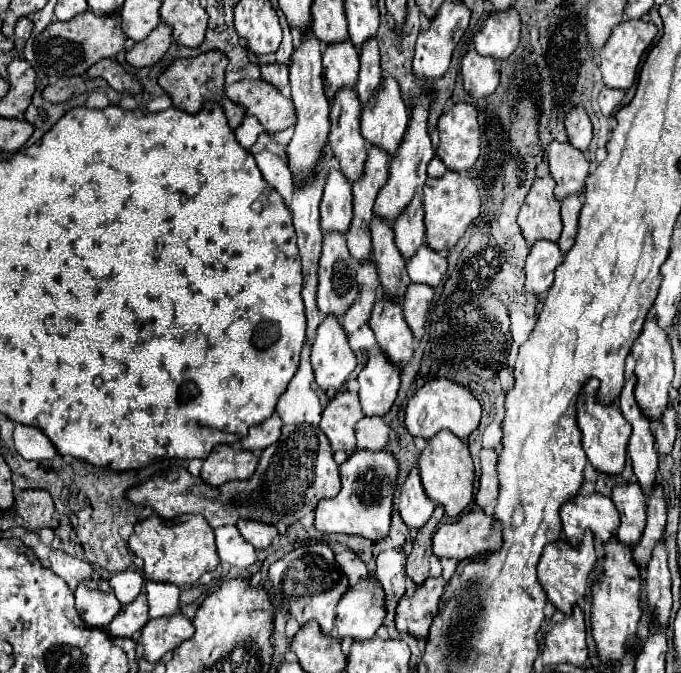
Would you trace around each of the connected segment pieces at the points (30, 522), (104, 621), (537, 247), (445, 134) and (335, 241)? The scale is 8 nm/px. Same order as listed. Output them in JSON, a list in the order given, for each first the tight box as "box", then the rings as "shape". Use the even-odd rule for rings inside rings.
[{"box":[15,490,59,530],"shape":[[[45,490],[23,492],[23,496],[17,498],[15,524],[17,526],[25,526],[29,530],[39,530],[43,526],[57,528],[59,520],[57,520],[57,514],[55,514],[55,506],[53,506],[51,494],[45,492]]]},{"box":[75,580,121,628],"shape":[[[85,580],[75,590],[75,606],[91,628],[107,628],[121,604],[107,580]]]},{"box":[525,242,563,296],"shape":[[[535,242],[525,260],[525,290],[535,296],[545,294],[553,286],[553,272],[561,260],[563,254],[555,242]]]},{"box":[437,104,481,172],"shape":[[[455,104],[439,118],[437,130],[441,138],[437,156],[453,172],[469,170],[481,150],[477,110],[471,104]]]},{"box":[317,232,359,318],"shape":[[[329,232],[323,236],[323,254],[319,262],[319,290],[317,290],[317,306],[323,316],[337,316],[341,318],[347,308],[353,304],[353,300],[359,296],[359,284],[355,280],[359,264],[349,256],[347,240],[343,234]]]}]

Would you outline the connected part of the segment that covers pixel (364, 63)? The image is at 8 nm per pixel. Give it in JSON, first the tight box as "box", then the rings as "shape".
{"box":[357,38,383,104],"shape":[[[375,38],[365,42],[365,46],[361,46],[359,58],[361,58],[361,70],[359,70],[359,82],[357,82],[357,96],[361,104],[365,104],[383,82],[383,72],[379,66],[379,48]]]}

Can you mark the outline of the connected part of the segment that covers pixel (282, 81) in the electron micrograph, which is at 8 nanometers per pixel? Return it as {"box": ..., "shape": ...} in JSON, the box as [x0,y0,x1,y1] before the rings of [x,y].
{"box":[261,64,289,90],"shape":[[[265,64],[265,66],[261,66],[261,78],[265,82],[273,84],[279,90],[289,84],[287,82],[287,72],[289,72],[289,68],[285,64]]]}

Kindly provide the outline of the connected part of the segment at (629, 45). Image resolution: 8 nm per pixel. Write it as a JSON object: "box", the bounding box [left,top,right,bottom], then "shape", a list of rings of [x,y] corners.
{"box":[599,20,657,90],"shape":[[[625,20],[621,24],[617,24],[609,36],[609,40],[605,42],[601,54],[599,54],[599,68],[603,74],[603,82],[609,88],[621,88],[627,90],[633,86],[635,82],[635,74],[637,74],[637,66],[641,62],[643,52],[647,50],[647,46],[653,42],[653,38],[657,36],[657,28],[651,22],[643,22],[643,20]]]}

